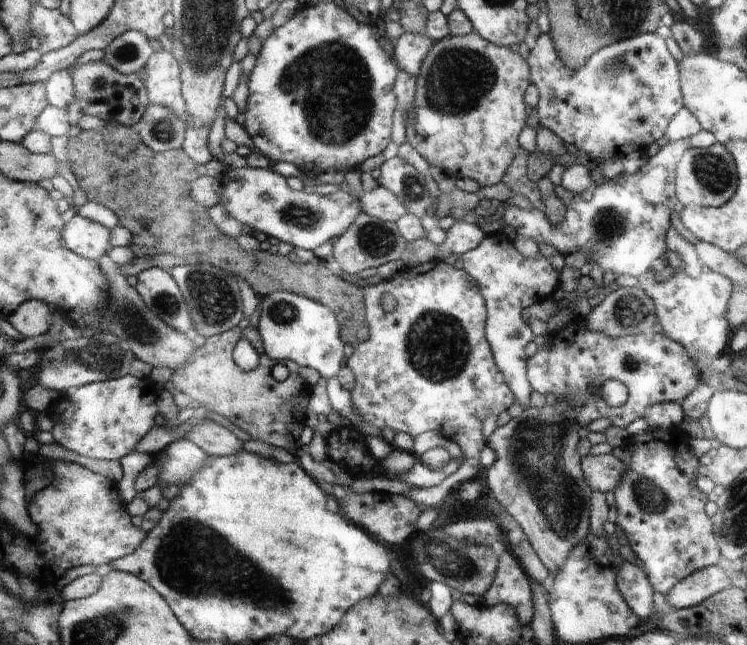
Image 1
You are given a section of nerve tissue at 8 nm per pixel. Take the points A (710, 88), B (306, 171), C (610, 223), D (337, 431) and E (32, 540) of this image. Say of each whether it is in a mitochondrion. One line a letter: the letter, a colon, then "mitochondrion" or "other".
A: other
B: other
C: mitochondrion
D: other
E: other

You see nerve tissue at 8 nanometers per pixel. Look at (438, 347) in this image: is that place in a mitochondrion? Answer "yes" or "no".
yes

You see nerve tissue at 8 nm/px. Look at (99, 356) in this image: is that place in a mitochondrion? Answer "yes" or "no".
yes

